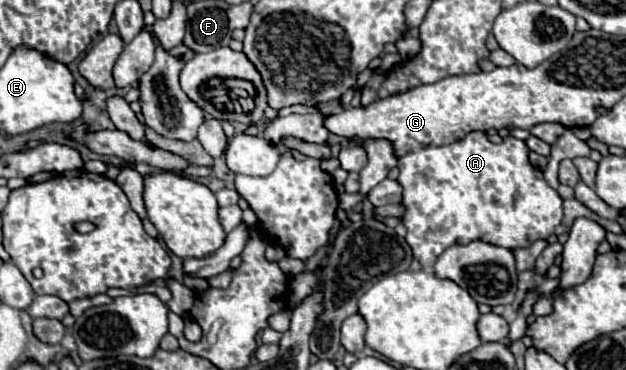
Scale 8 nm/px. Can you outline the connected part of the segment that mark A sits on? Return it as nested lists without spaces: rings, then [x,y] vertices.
[[[474,130],[448,146],[422,148],[398,158],[398,184],[402,186],[400,204],[404,206],[404,212],[398,220],[406,226],[406,242],[424,270],[430,270],[436,258],[452,244],[470,244],[472,240],[482,240],[494,246],[516,250],[528,248],[534,240],[554,234],[556,226],[562,222],[562,198],[556,190],[546,186],[542,172],[530,164],[528,152],[530,150],[522,140],[508,136],[500,144],[494,144],[488,140],[486,132]]]

